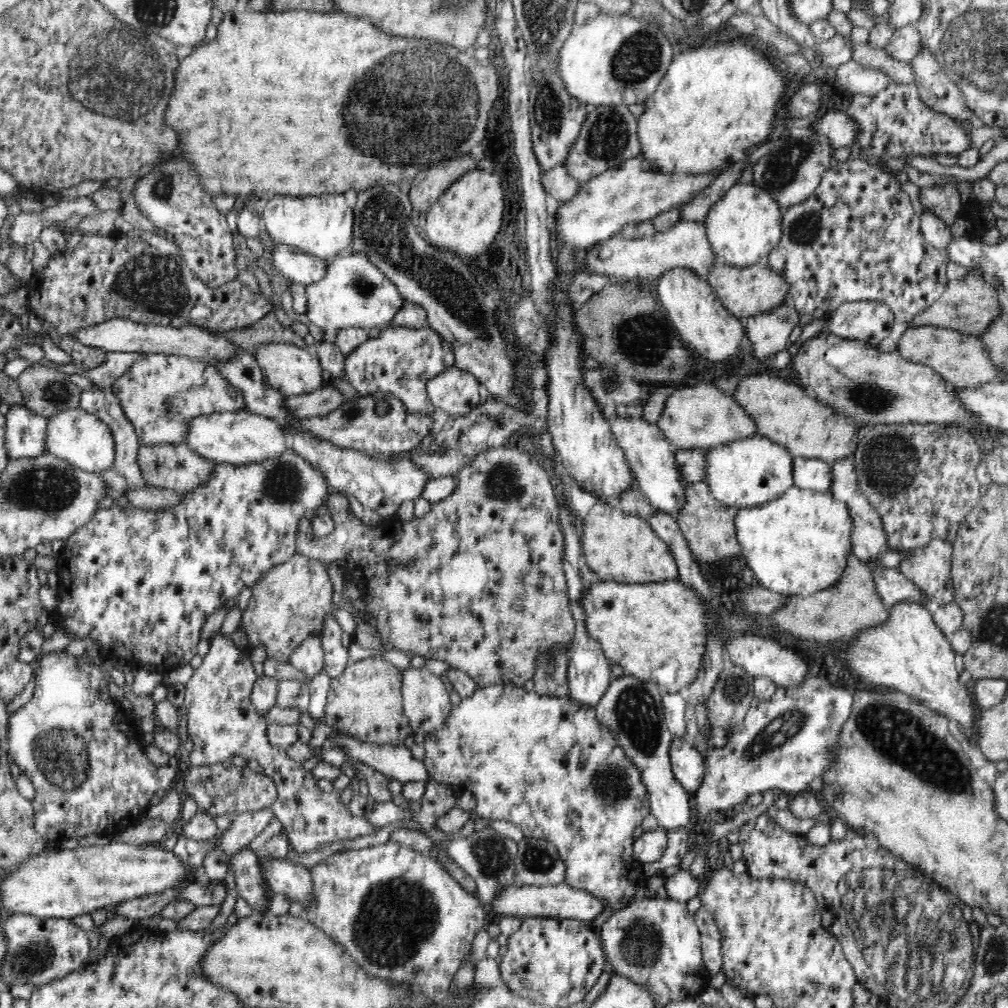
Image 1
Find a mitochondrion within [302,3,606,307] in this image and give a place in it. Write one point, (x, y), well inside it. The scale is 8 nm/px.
(420, 73)

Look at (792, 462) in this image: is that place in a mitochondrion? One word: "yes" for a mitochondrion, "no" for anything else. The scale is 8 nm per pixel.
no

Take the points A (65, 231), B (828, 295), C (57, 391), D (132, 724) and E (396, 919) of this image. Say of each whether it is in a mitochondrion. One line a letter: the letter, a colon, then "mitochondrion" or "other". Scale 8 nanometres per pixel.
A: other
B: other
C: mitochondrion
D: other
E: mitochondrion

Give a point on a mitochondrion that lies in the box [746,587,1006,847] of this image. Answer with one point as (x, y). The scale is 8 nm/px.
(896, 733)

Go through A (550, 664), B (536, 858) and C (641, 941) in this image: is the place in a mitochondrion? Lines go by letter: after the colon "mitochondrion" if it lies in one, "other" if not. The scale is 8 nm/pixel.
A: mitochondrion
B: mitochondrion
C: mitochondrion

